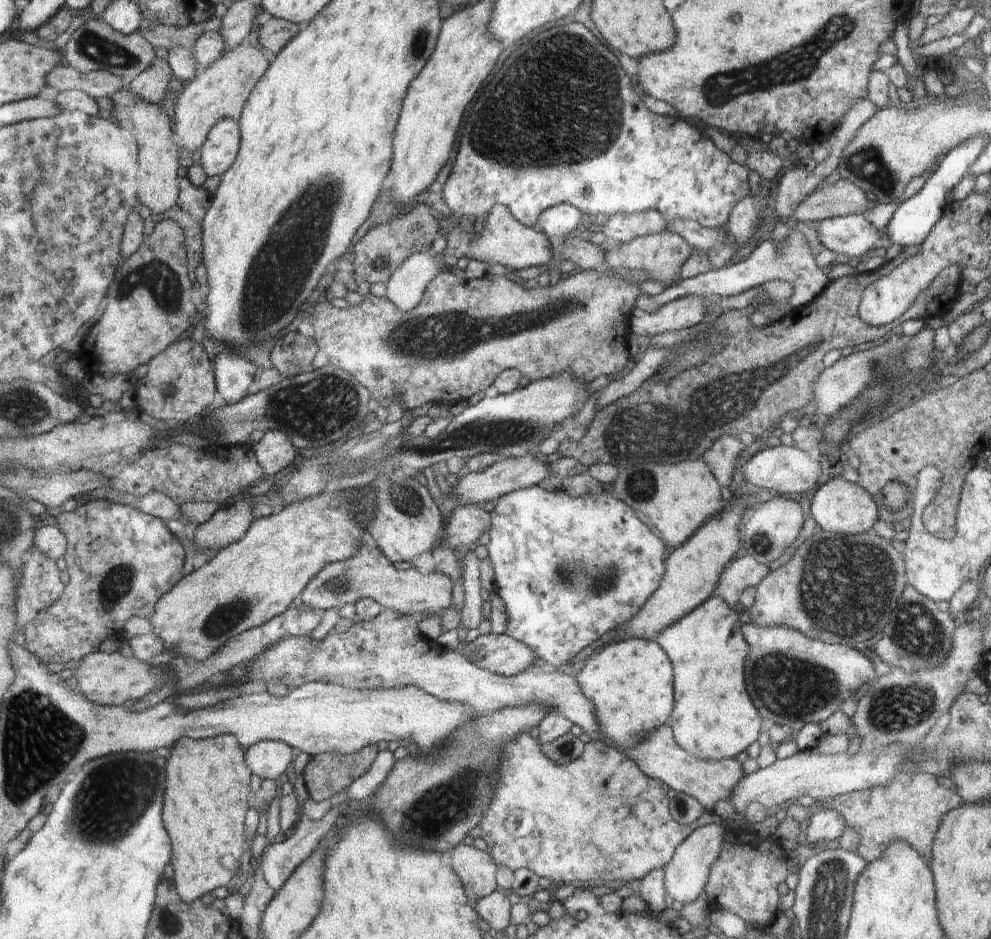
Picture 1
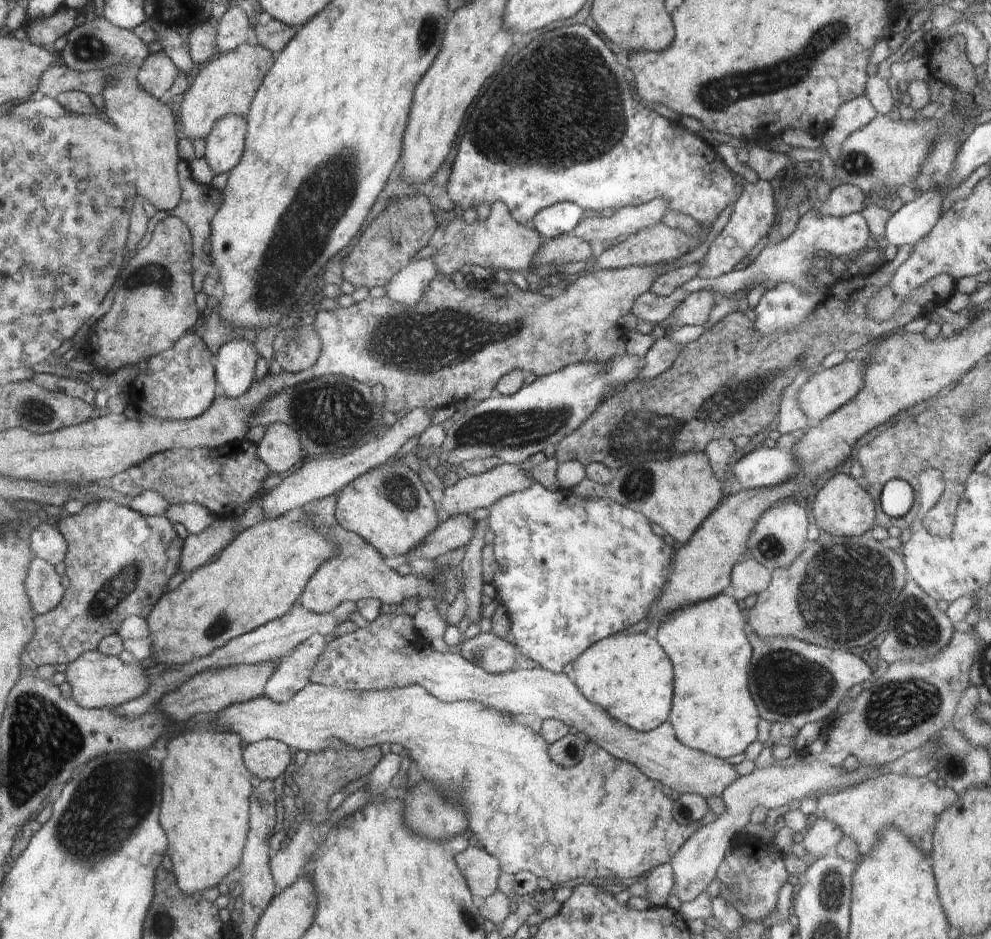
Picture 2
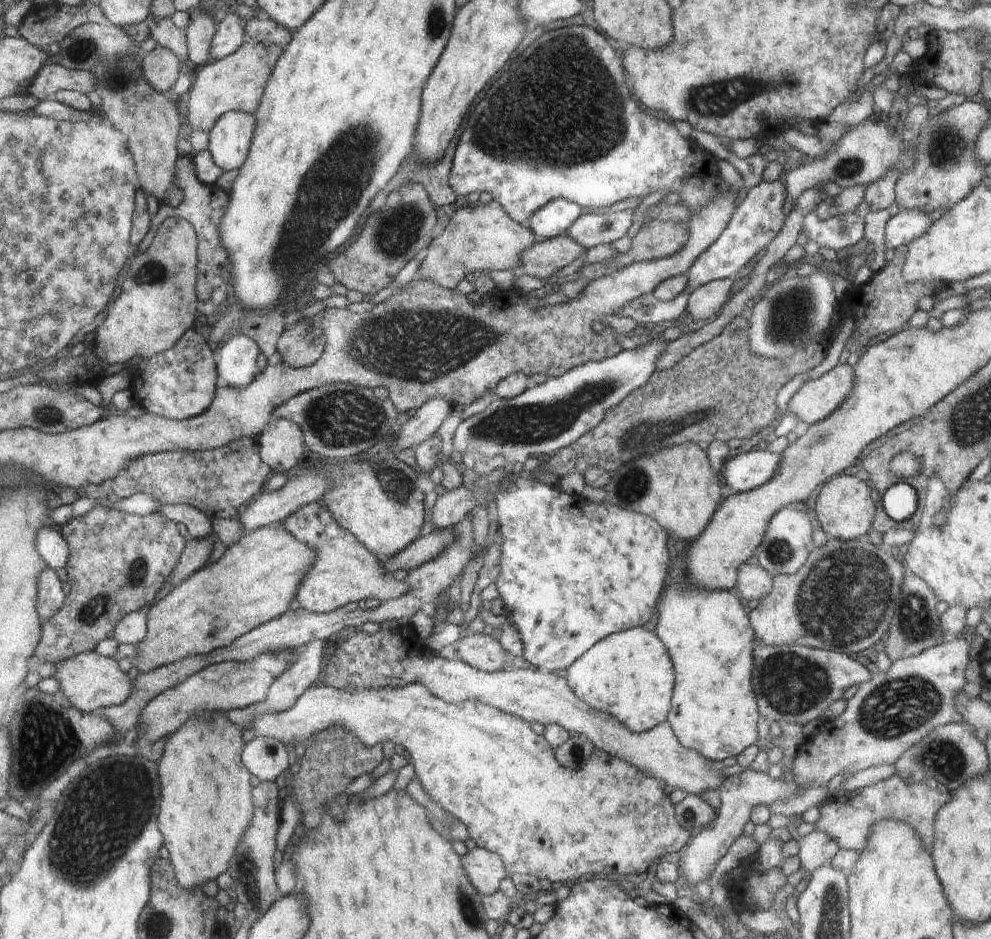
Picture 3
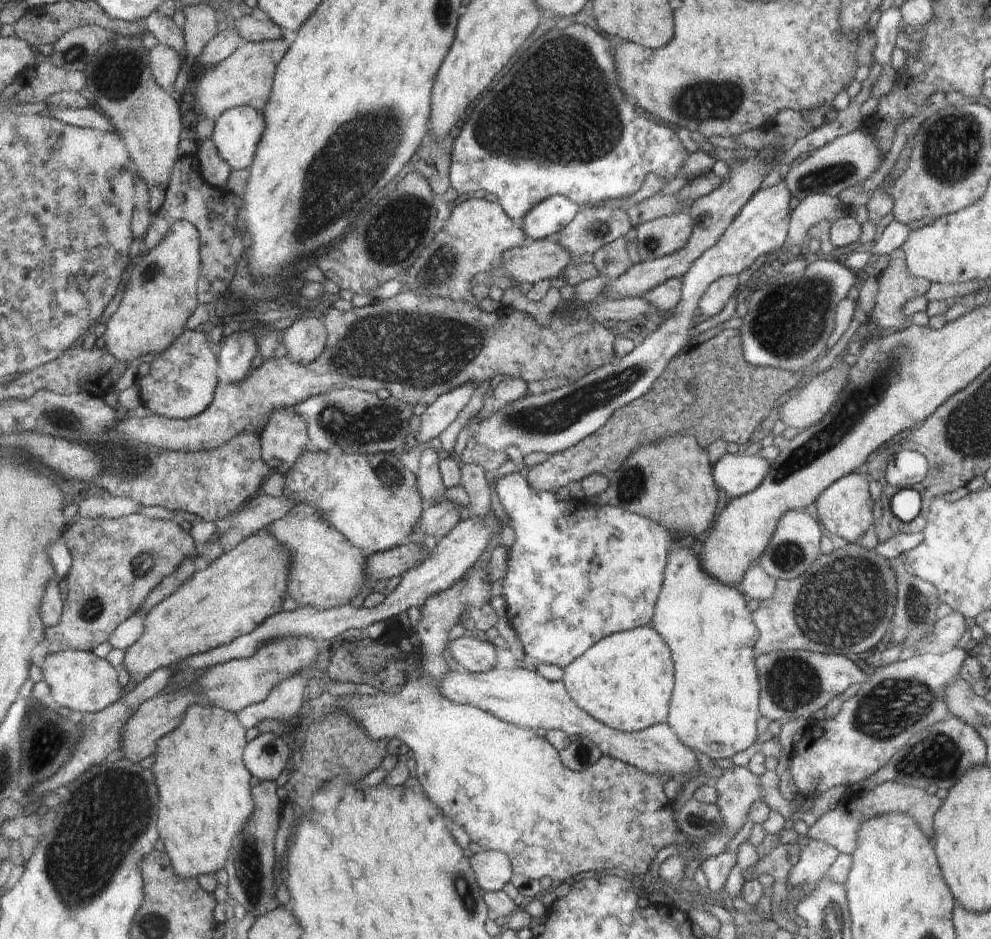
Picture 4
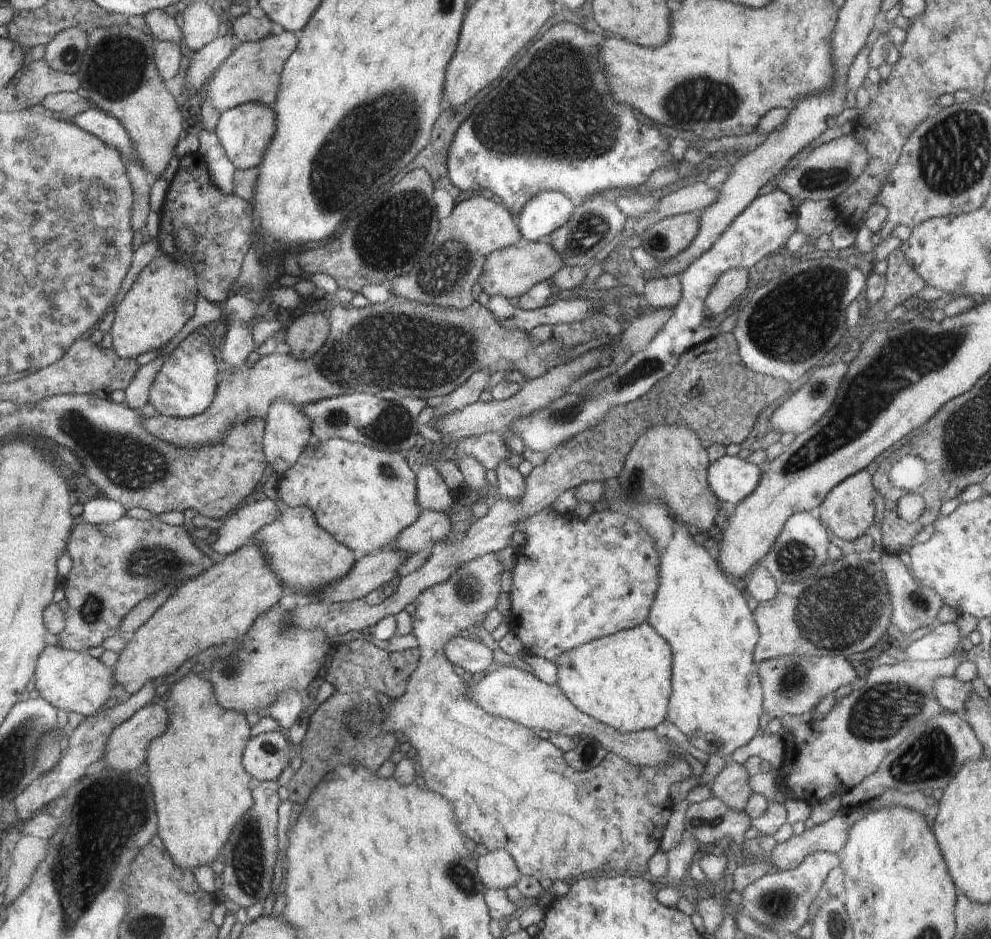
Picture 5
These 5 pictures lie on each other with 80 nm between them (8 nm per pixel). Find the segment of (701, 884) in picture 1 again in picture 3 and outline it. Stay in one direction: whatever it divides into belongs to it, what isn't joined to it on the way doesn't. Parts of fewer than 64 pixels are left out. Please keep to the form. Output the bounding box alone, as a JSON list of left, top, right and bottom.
[679,768,799,894]

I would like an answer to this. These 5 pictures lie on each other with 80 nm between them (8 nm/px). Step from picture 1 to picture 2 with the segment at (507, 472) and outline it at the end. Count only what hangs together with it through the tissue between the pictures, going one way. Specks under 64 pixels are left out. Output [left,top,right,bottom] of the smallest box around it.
[437,462,534,519]

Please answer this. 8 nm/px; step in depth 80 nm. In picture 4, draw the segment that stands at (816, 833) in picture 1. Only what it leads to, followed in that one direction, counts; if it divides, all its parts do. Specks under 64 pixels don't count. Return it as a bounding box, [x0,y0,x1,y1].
[775,829,839,919]

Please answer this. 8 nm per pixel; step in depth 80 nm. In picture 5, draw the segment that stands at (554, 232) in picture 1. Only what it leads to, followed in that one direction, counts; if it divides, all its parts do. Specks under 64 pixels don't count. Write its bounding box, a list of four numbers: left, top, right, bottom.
[517,190,574,242]

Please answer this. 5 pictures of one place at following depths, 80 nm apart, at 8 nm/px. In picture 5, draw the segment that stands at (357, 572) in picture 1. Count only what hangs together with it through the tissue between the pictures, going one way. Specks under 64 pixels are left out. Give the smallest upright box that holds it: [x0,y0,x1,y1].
[252,499,356,594]

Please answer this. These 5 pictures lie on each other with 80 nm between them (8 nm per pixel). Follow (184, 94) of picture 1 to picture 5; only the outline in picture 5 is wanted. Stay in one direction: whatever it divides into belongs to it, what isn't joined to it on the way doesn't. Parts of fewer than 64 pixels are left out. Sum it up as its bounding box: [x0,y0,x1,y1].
[204,31,299,114]

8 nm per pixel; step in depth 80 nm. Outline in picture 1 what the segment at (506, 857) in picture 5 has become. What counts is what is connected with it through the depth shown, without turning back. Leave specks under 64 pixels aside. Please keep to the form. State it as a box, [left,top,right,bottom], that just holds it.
[451,845,496,902]

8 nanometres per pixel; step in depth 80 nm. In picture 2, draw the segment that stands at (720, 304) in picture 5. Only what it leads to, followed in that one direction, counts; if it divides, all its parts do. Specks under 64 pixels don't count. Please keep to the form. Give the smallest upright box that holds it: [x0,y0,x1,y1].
[636,289,714,334]

